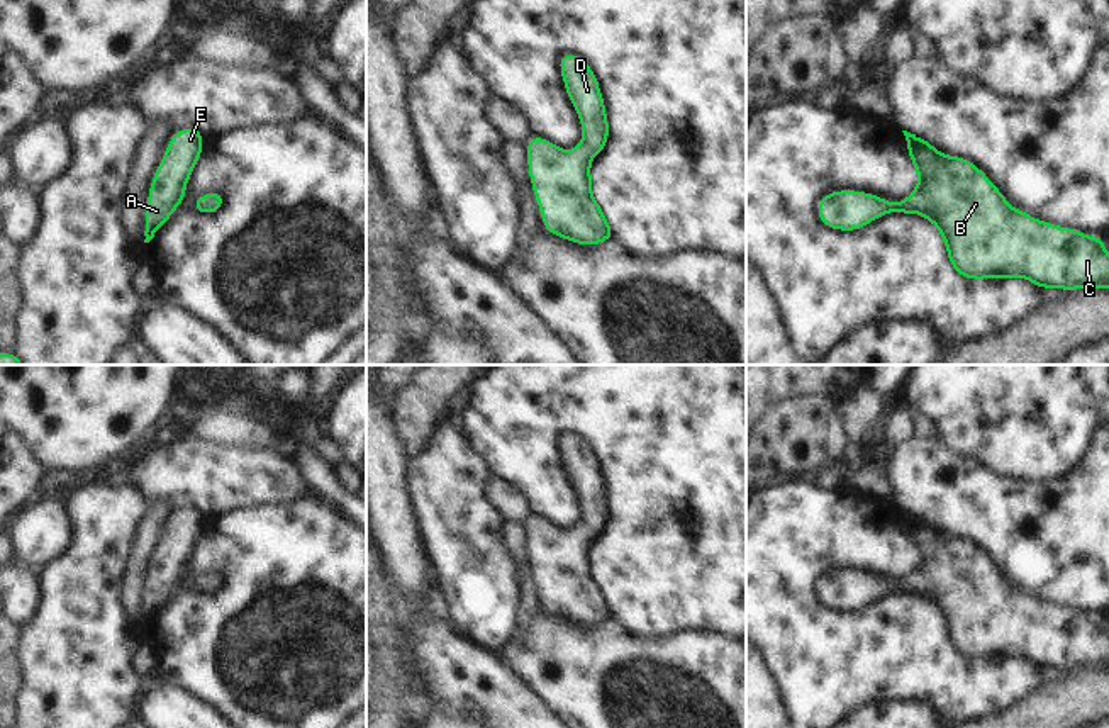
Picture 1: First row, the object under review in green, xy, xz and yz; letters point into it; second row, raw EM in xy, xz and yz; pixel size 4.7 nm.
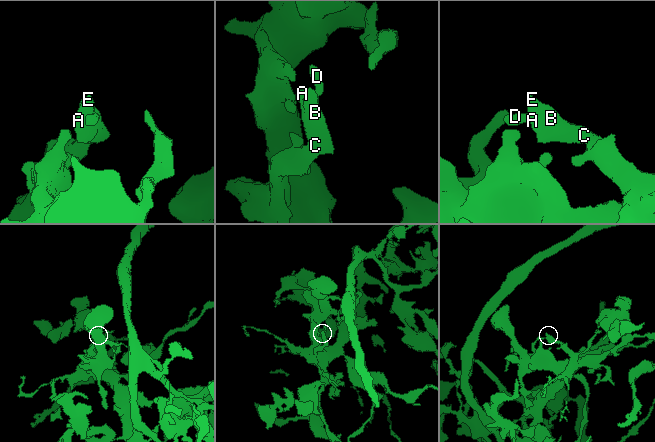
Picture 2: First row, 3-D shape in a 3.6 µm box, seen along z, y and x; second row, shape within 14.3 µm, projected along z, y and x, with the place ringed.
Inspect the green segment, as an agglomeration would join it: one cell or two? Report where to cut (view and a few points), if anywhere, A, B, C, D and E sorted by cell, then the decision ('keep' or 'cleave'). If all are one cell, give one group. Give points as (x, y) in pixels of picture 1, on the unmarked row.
cut none; groups A B C D E; keep

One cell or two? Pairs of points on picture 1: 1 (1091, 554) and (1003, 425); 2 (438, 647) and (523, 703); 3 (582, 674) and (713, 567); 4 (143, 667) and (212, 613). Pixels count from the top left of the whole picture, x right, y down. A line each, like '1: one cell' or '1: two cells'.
1: two cells
2: one cell
3: two cells
4: two cells

